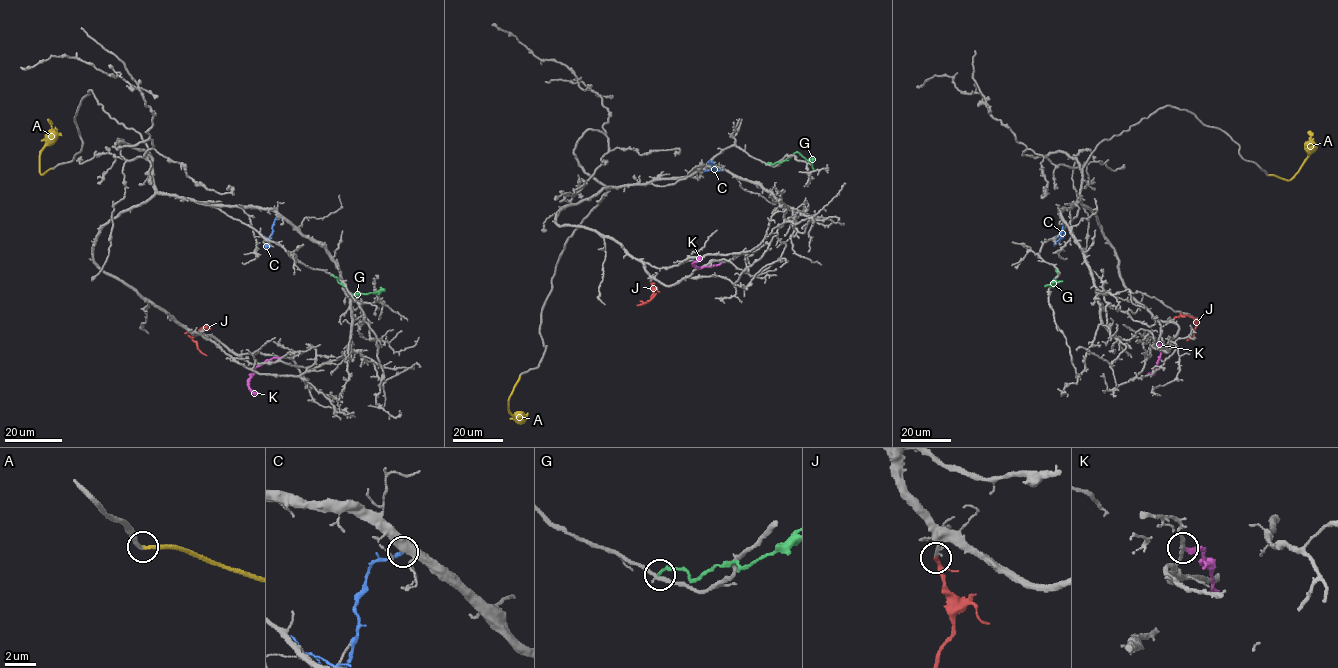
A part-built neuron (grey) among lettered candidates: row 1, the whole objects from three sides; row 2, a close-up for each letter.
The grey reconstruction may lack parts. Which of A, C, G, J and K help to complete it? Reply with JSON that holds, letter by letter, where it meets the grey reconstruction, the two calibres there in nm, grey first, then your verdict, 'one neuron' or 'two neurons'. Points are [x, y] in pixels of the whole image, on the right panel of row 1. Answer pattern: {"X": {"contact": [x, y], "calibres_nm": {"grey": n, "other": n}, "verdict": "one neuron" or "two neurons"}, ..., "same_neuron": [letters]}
{"A": {"contact": [1268, 175], "calibres_nm": {"grey": 260, "other": 240}, "verdict": "one neuron"}, "C": {"contact": [1062, 218], "calibres_nm": {"grey": 400, "other": 220}, "verdict": "two neurons"}, "G": {"contact": [1057, 269], "calibres_nm": {"grey": 280, "other": 200}, "verdict": "two neurons"}, "J": {"contact": [1174, 319], "calibres_nm": {"grey": 240, "other": 220}, "verdict": "one neuron"}, "K": {"contact": [1155, 342], "calibres_nm": {"grey": 220, "other": 240}, "verdict": "two neurons"}, "same_neuron": ["A", "J"]}

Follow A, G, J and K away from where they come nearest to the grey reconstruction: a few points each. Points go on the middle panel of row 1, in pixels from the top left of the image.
A: (520, 374), (508, 401), (508, 410), (516, 414)
G: (767, 164), (782, 162), (797, 152), (809, 161), (814, 169)
J: (650, 281), (653, 294), (643, 303), (656, 294)
K: (721, 262), (699, 268), (693, 263), (698, 255)

